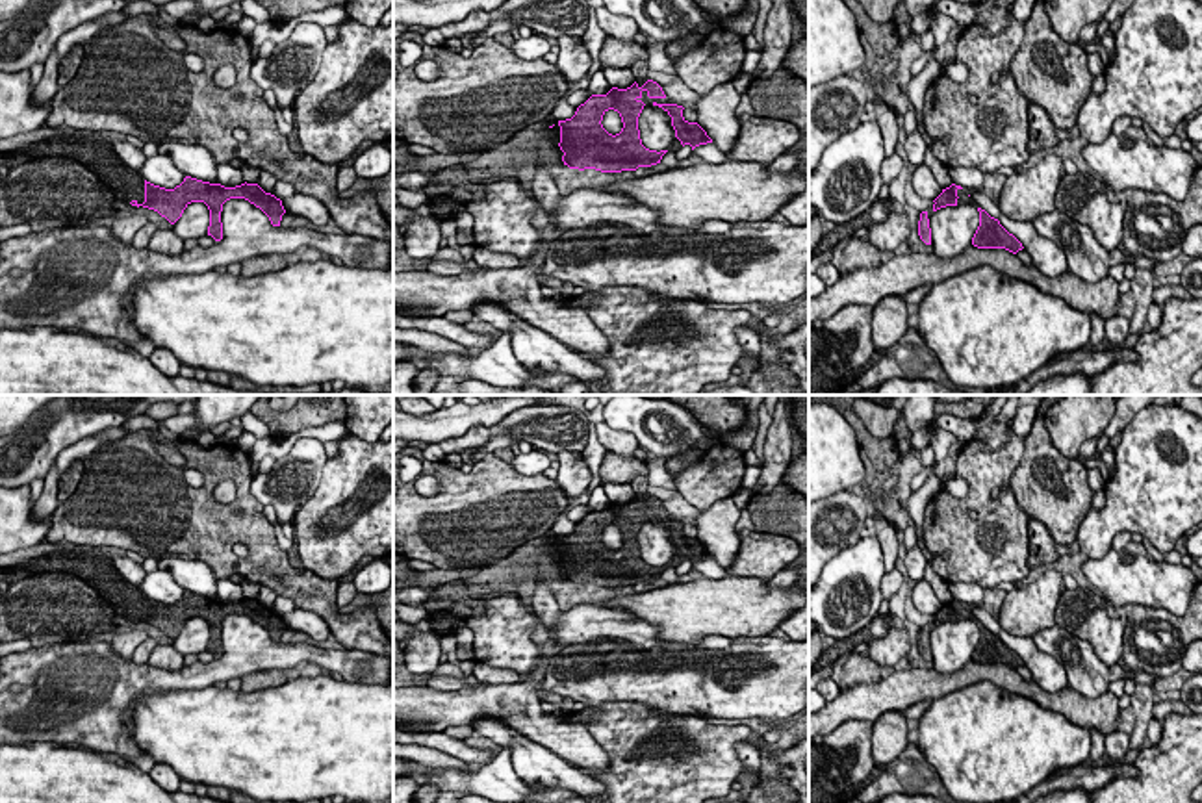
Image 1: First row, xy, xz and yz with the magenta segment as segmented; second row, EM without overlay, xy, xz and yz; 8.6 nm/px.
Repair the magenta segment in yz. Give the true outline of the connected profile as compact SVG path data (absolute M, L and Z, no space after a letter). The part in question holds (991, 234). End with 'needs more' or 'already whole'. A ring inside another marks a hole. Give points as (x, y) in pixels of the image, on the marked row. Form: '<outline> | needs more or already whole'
M985 210L979 211L979 226L972 237L972 245L978 249L1005 249L1013 254L1022 250L1022 243L1009 234L998 219L991 217Z | already whole

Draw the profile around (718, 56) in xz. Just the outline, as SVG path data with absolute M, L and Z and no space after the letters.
M714 30L697 39L697 46L673 61L675 76L699 96L742 72L744 37L729 30Z

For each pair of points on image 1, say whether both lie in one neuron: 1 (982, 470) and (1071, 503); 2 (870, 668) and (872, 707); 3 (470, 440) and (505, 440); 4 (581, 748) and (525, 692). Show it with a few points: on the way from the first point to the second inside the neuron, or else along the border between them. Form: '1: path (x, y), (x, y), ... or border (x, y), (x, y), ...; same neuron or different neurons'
1: border (1022, 451), (1010, 477), (1010, 490), (1028, 516); different neurons
2: border (880, 677), (843, 690); different neurons
3: border (490, 429), (490, 438), (483, 446), (459, 453); different neurons
4: path (564, 737), (551, 731), (529, 709); same neuron

